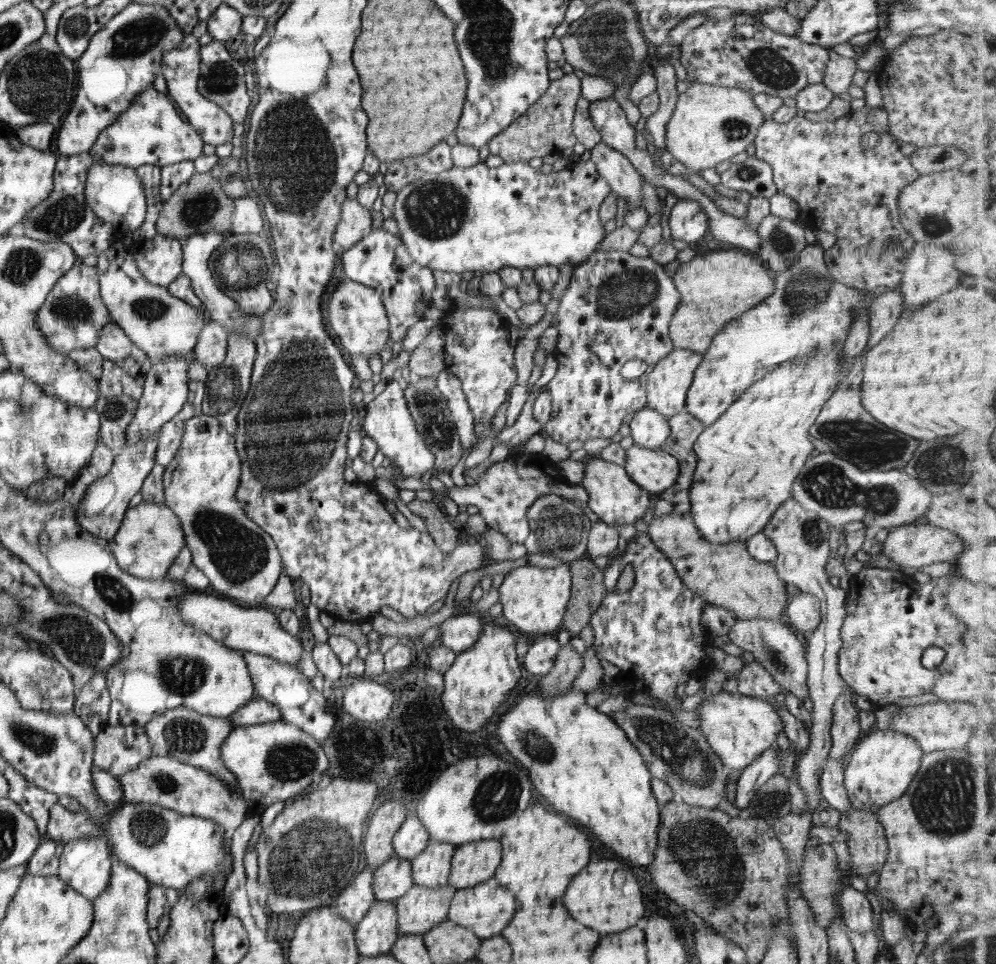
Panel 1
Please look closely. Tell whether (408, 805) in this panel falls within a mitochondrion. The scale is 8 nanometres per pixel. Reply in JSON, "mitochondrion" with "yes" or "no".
{"mitochondrion":"no"}

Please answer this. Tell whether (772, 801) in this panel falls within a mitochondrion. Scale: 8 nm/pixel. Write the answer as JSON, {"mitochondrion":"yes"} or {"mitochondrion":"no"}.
{"mitochondrion":"yes"}

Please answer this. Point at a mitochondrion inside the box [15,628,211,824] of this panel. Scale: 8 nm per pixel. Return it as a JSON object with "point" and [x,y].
{"point":[183,735]}

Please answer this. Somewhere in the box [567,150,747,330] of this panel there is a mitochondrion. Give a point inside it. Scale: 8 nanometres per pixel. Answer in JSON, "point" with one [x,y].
{"point":[630,290]}

